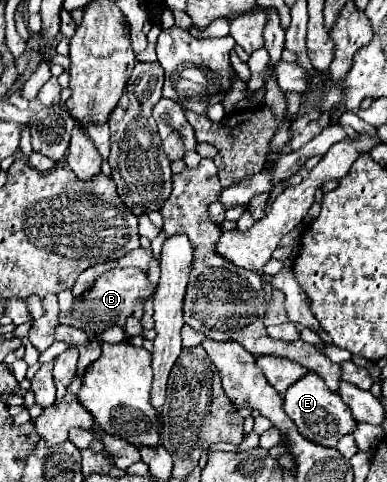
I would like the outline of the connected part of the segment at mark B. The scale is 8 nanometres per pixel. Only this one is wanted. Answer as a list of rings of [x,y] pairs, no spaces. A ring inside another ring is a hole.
[[[114,268],[104,272],[102,276],[96,278],[90,290],[86,290],[82,296],[74,298],[72,310],[68,314],[60,314],[60,324],[70,324],[74,328],[80,328],[82,332],[90,336],[98,336],[100,332],[108,330],[110,326],[124,326],[126,318],[132,314],[132,308],[136,300],[146,300],[154,294],[152,284],[148,282],[146,274],[140,272],[138,268]]]

